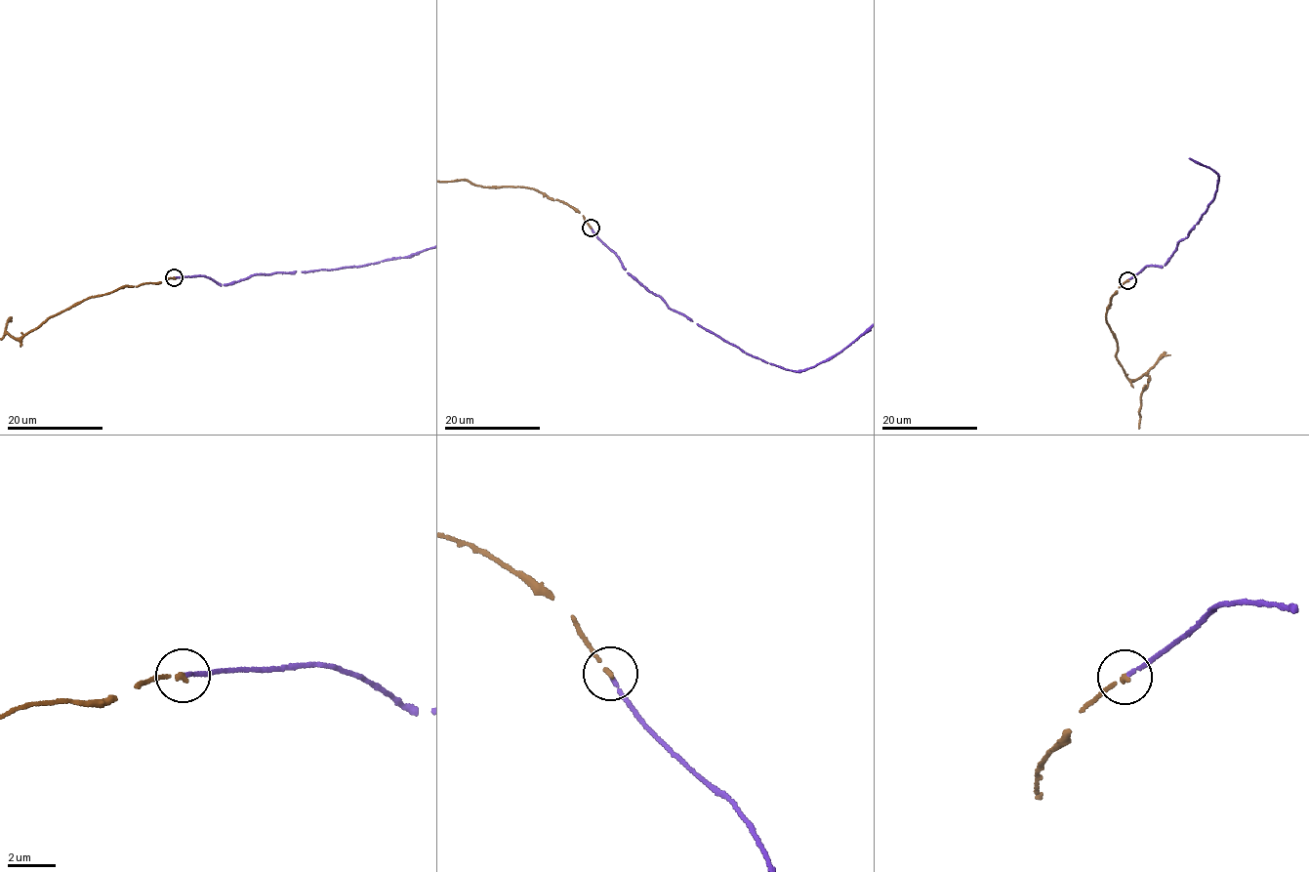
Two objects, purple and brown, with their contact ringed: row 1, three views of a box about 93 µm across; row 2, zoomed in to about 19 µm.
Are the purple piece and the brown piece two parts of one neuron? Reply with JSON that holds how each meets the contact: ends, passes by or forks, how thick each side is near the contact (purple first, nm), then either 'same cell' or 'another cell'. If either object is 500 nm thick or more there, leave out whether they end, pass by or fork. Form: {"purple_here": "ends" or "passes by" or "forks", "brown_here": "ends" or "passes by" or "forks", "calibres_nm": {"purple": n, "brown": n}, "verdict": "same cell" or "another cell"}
{"purple_here": "ends", "brown_here": "ends", "calibres_nm": {"purple": 140, "brown": 180}, "verdict": "same cell"}

